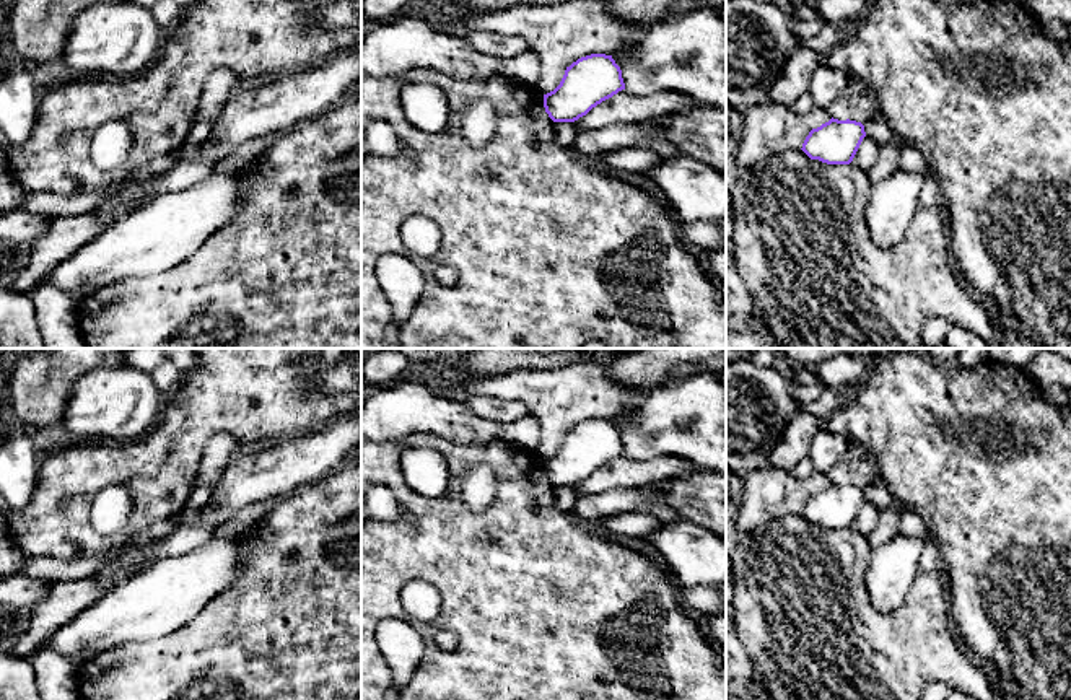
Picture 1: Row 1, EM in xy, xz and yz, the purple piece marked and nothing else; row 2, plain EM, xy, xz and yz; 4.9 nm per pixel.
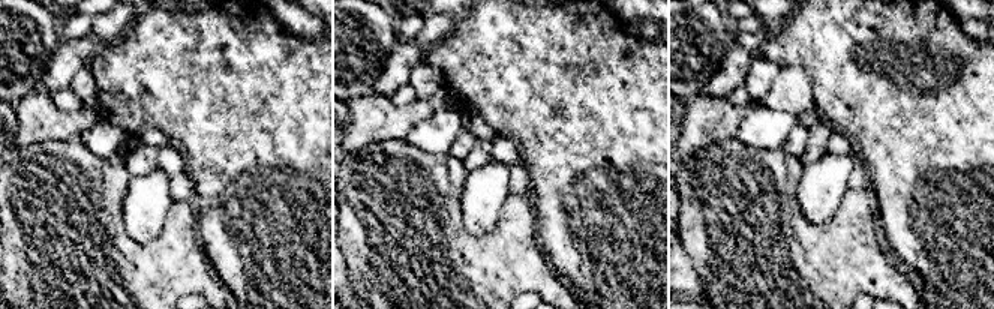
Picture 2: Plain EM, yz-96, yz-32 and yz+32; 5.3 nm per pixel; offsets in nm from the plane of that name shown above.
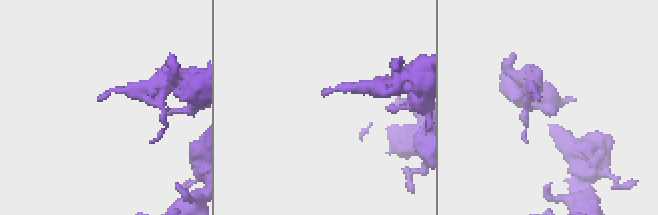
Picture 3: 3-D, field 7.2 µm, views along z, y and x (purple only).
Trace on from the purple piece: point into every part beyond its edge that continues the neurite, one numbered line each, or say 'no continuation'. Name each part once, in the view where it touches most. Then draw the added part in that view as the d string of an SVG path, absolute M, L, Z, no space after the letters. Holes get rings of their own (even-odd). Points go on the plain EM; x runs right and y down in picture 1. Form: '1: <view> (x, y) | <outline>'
no continuation

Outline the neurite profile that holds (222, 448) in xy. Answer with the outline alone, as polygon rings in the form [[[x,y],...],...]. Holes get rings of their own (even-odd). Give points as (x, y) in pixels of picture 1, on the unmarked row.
[[[230,433],[213,435],[207,443],[197,480],[205,482],[210,488],[216,487],[228,464],[241,449]]]

